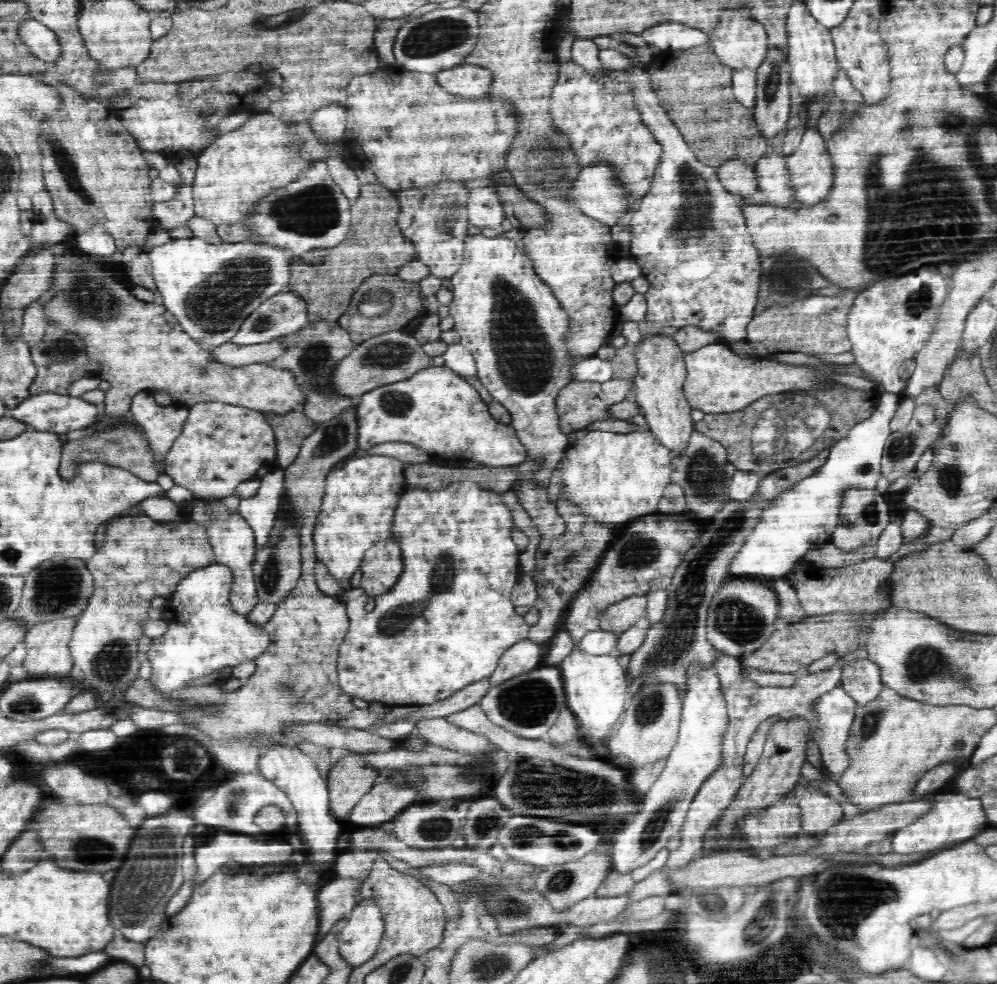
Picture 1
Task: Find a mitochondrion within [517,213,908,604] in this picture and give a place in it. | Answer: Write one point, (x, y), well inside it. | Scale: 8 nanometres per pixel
(808, 415)

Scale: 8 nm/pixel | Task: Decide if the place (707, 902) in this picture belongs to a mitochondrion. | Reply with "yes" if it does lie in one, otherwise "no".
yes

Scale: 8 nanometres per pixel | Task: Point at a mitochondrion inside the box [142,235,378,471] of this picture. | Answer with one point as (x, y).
(223, 297)

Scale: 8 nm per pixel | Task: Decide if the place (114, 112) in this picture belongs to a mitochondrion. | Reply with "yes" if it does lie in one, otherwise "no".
no

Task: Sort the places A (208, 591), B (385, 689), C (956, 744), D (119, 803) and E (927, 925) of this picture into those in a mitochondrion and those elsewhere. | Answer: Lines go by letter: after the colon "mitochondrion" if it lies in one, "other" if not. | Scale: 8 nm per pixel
A: other
B: other
C: mitochondrion
D: other
E: other

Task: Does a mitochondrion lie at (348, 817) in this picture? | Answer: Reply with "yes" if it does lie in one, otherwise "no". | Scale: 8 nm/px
no

